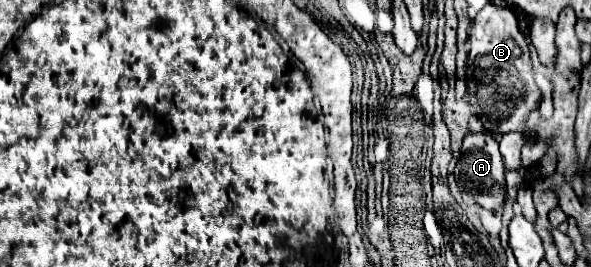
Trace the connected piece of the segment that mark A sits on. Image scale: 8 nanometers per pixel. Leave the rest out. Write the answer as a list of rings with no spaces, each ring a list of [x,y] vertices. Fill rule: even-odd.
[[[469,133],[463,139],[463,147],[461,147],[461,157],[455,165],[455,179],[457,185],[463,193],[473,195],[473,199],[489,211],[497,211],[497,207],[501,207],[505,203],[507,197],[507,185],[505,185],[505,165],[503,165],[503,157],[499,153],[499,145],[497,141],[487,135],[487,133]]]

